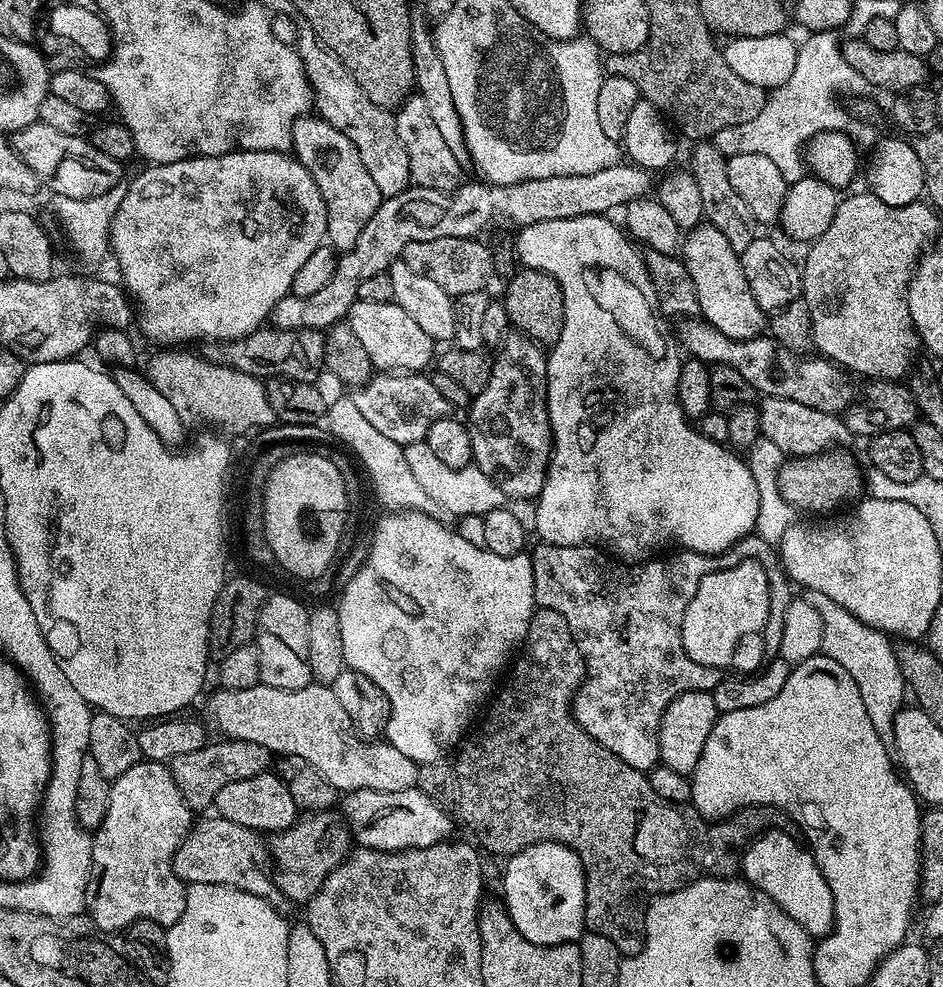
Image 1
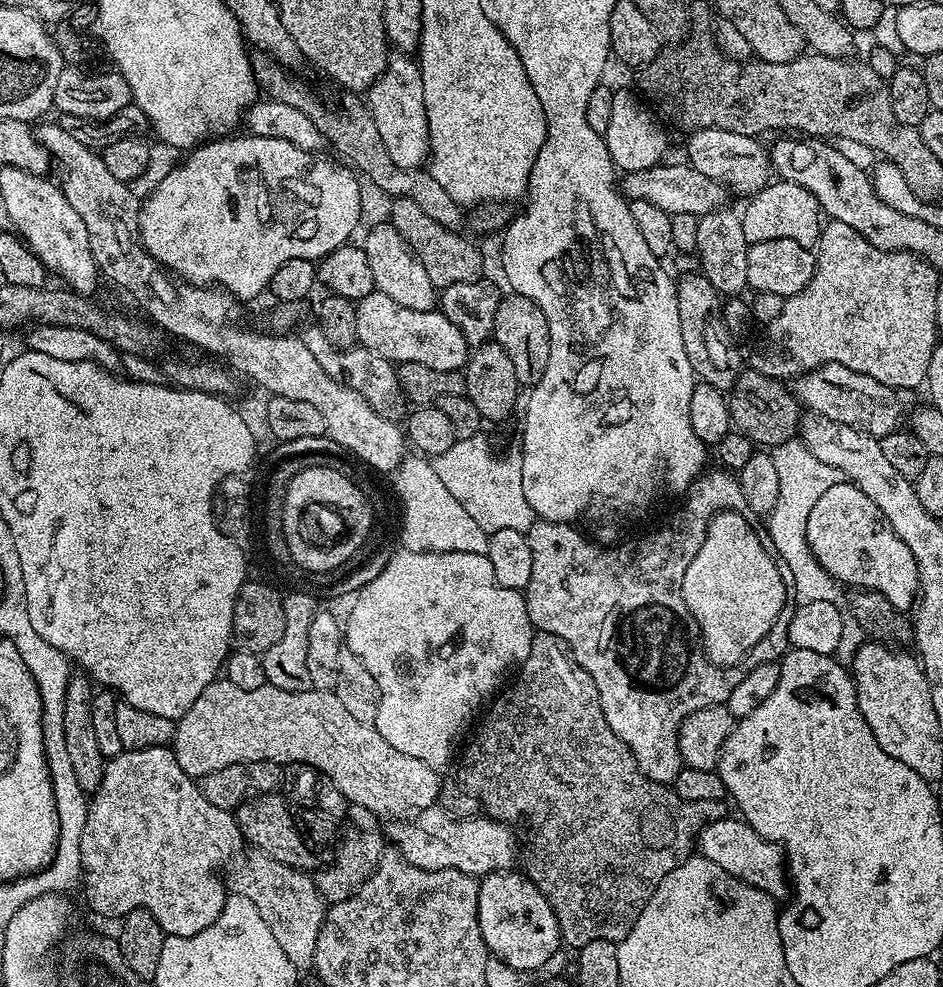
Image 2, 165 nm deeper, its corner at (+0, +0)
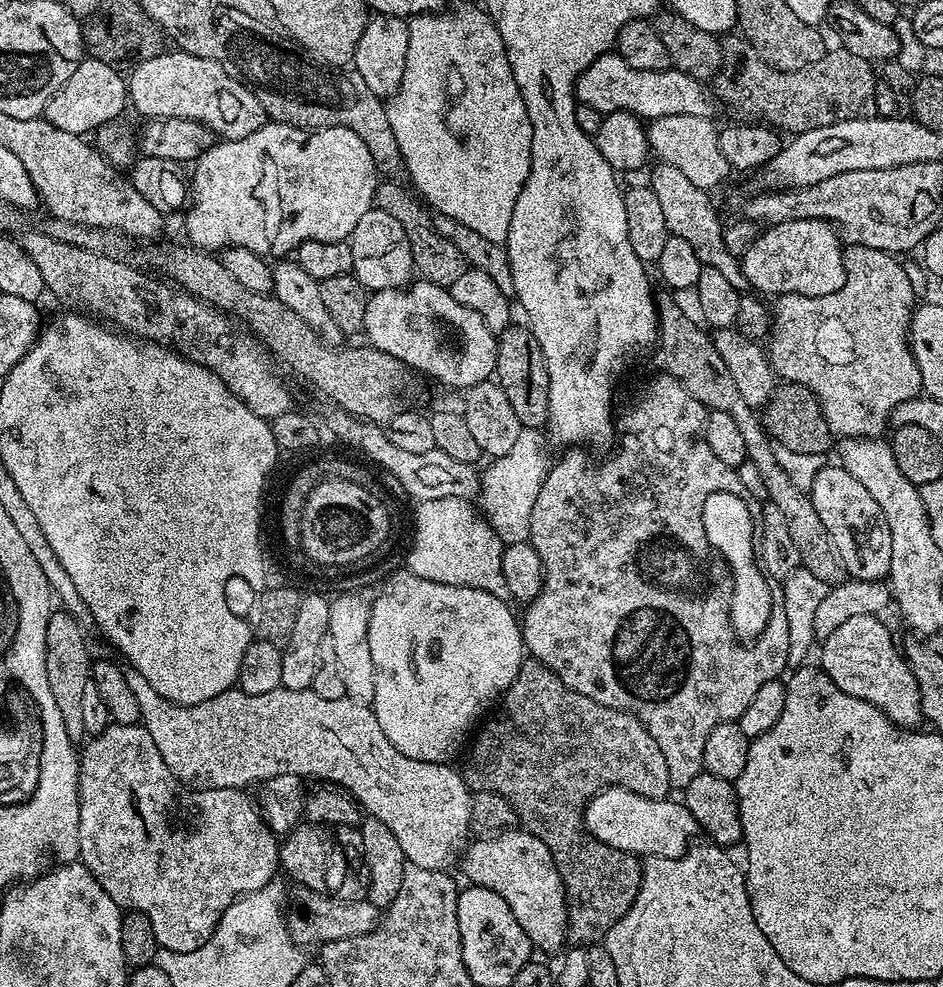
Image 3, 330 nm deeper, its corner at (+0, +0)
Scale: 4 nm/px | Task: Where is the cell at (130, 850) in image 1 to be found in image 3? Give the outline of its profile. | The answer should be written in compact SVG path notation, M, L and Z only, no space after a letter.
M109 723L102 734L91 737L83 745L79 753L80 773L78 774L78 794L80 795L80 809L78 810L78 846L80 847L79 863L84 864L90 870L90 874L114 898L114 902L122 910L141 912L150 918L152 929L156 935L156 943L166 952L189 952L198 950L214 934L222 914L239 896L245 896L251 892L257 892L265 888L267 884L277 879L280 868L280 845L277 833L268 829L268 823L260 816L259 807L247 795L247 791L239 788L210 788L207 790L192 790L184 800L184 812L188 815L188 832L178 825L172 824L171 812L176 808L176 788L178 781L172 775L172 771L162 762L162 754L158 754L158 746L154 746L154 738L144 729L143 724L113 724Z

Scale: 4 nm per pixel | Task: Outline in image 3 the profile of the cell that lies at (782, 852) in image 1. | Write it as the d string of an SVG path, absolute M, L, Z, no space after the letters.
M604 788L589 800L584 807L584 826L598 842L641 858L678 858L698 836L696 819L682 802L675 804L672 798L646 798L625 788Z

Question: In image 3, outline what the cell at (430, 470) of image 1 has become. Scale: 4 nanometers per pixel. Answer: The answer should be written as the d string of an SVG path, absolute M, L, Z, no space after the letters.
M523 432L512 450L489 461L480 474L478 501L481 513L504 544L528 541L531 511L550 467L547 448L528 442L528 436Z

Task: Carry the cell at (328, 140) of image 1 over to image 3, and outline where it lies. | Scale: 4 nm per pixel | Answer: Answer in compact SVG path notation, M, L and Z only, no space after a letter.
M165 50L160 55L135 65L129 72L132 73L127 73L126 76L128 99L131 107L136 107L141 112L141 117L190 118L206 125L220 140L246 138L246 134L254 134L254 130L266 123L264 107L258 102L258 98L254 98L254 94L250 94L250 90L242 86L242 82L226 74L226 70L222 70L222 66L218 66L218 62L210 58L198 58L194 54L179 50Z

